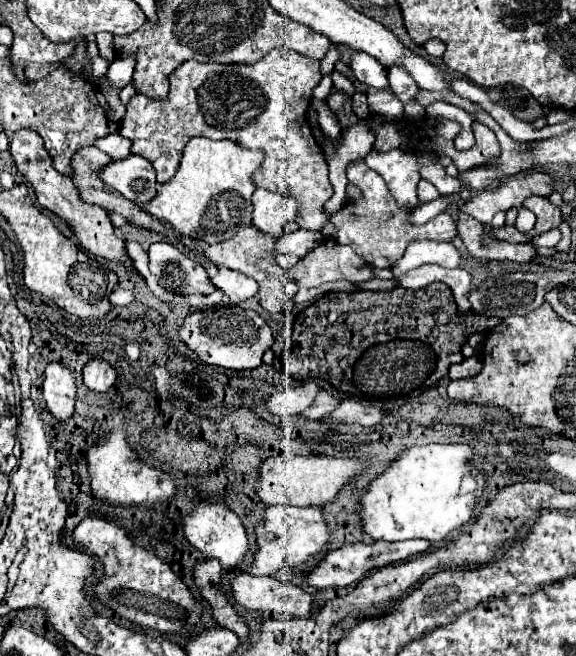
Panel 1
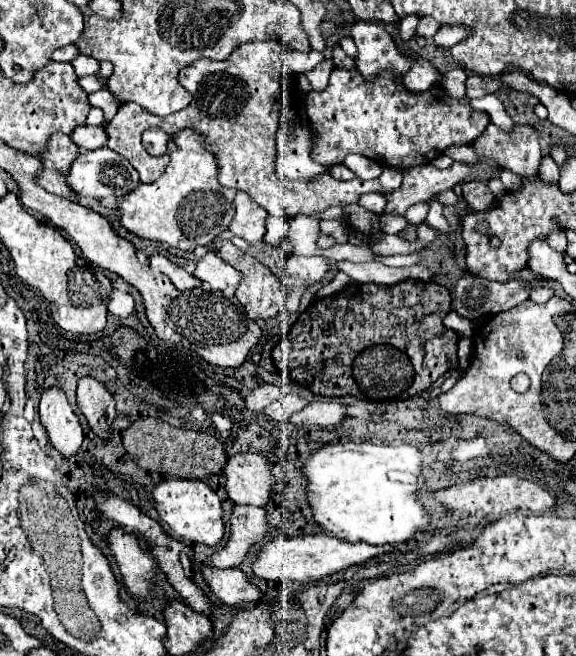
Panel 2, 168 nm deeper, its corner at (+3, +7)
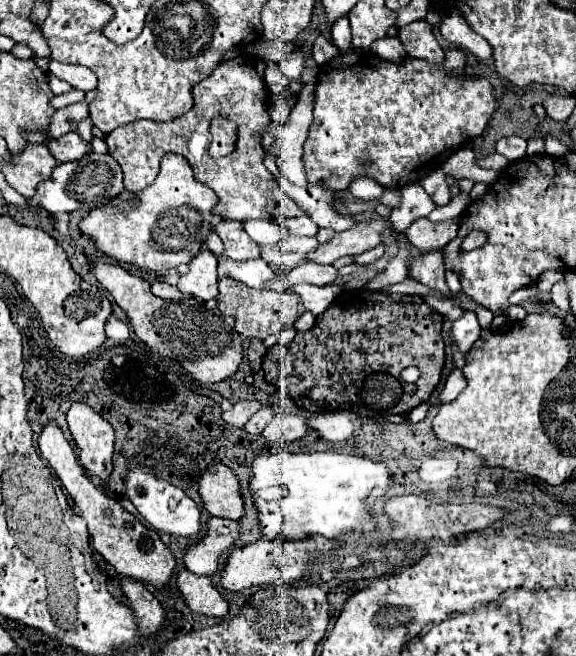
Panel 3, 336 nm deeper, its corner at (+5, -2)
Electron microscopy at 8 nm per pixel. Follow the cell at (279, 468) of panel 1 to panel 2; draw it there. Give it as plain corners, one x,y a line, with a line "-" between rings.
247,452
231,456
225,466
227,494
235,504
265,506
271,500
275,476
265,454

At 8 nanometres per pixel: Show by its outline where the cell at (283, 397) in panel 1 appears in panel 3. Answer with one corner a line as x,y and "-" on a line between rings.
237,401
229,411
223,411
221,413
221,419
227,423
227,425
233,425
233,427
243,427
249,417
261,407
259,401

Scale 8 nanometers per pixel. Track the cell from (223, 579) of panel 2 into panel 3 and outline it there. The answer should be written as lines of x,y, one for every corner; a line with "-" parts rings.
183,569
177,575
177,589
185,605
195,613
209,617
225,617
229,611
225,597
213,587
209,577
199,577

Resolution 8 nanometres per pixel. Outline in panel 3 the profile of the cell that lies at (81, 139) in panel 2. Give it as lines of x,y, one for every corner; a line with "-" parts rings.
75,131
61,135
57,139
51,139
45,145
49,147
49,153
57,159
57,163
75,161
75,159
83,157
83,153
87,153
87,145
81,141
81,137

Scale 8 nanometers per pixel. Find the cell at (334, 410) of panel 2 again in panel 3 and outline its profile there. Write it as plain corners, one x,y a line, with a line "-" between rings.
283,415
275,417
263,431
261,437
273,443
291,443
301,437
305,437
311,429
307,427
307,421
299,415

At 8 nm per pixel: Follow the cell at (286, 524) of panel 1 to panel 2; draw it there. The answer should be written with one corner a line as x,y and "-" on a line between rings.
235,506
231,514
231,538
223,550
211,556
211,564
217,568
239,566
251,548
271,538
275,528
269,522
269,512
261,506

